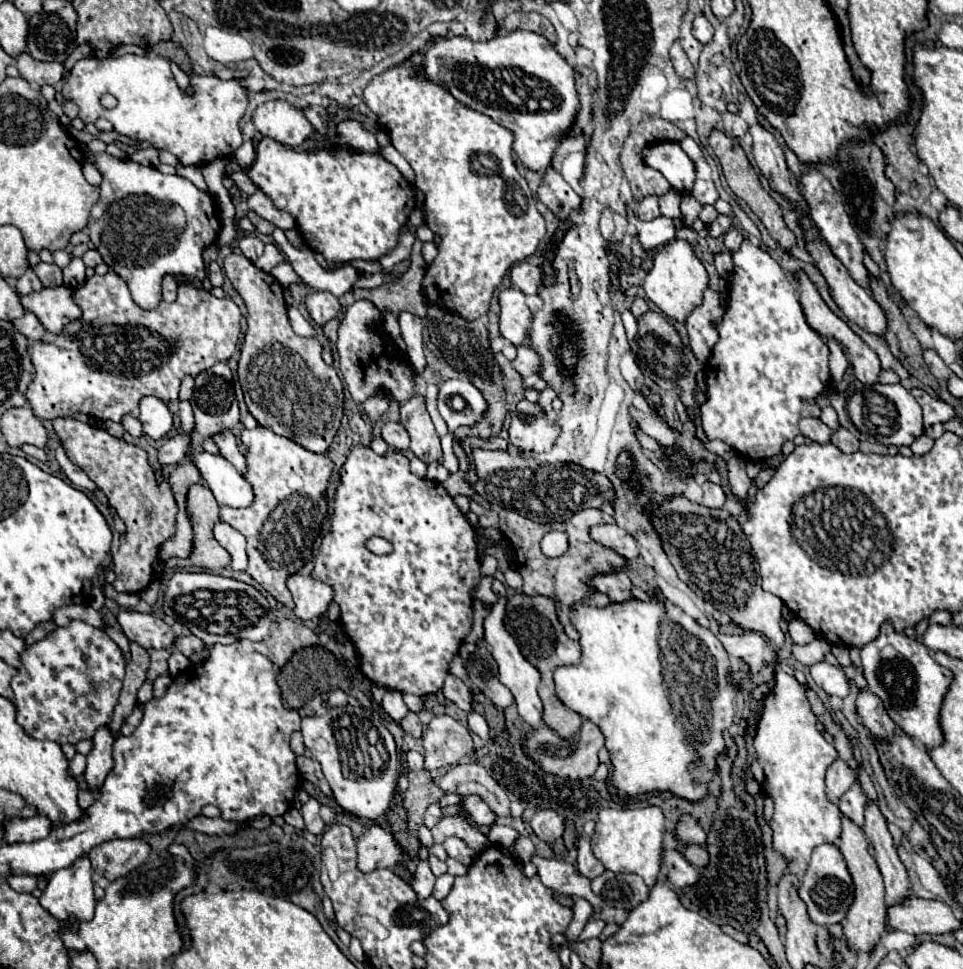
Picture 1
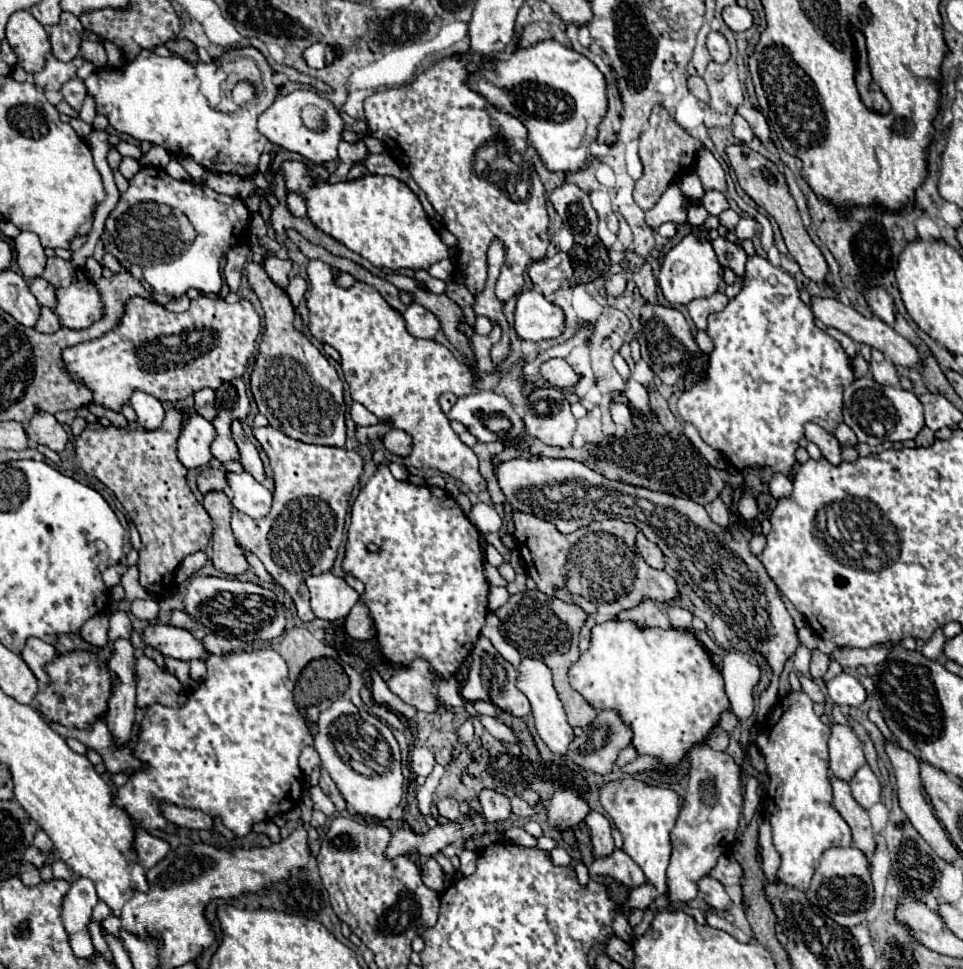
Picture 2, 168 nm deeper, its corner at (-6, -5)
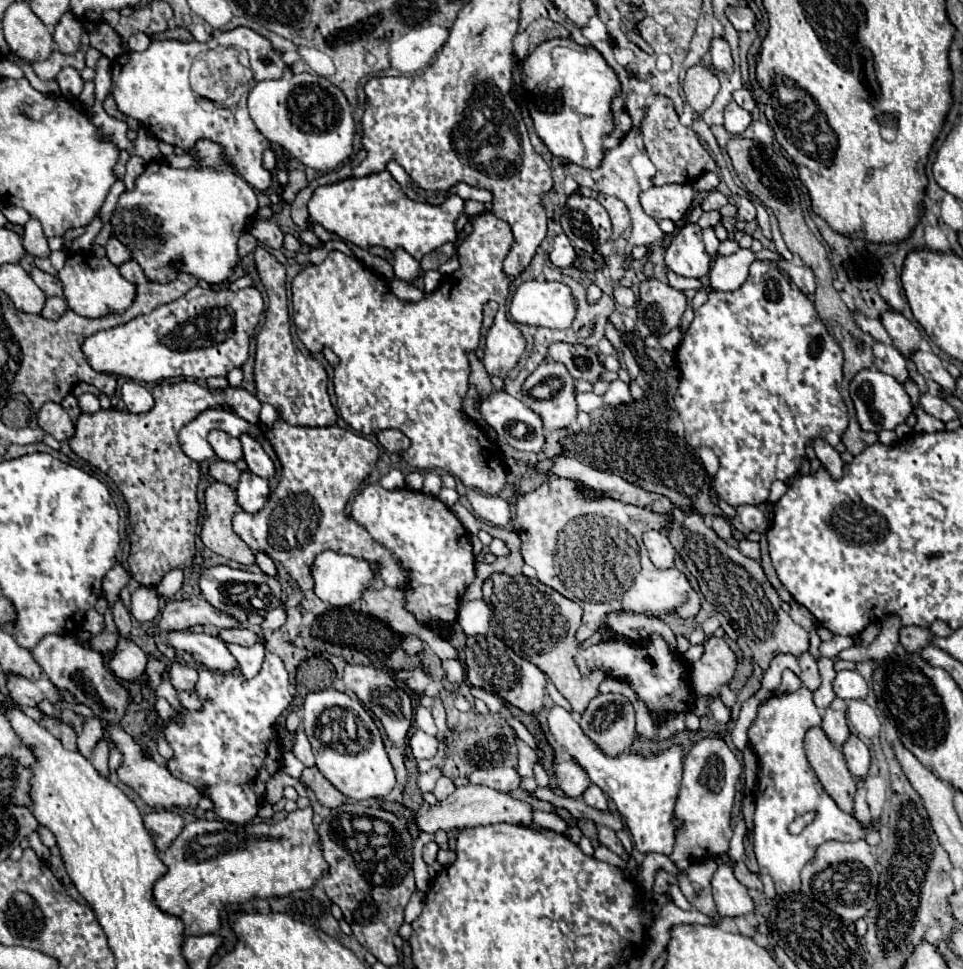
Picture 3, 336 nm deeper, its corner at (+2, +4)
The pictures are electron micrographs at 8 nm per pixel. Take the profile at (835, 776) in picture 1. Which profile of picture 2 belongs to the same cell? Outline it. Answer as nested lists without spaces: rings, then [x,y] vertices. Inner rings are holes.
[[[832,726],[832,736],[830,736],[830,770],[834,778],[840,778],[844,782],[850,782],[858,768],[866,764],[862,744],[856,738],[854,730],[850,726]]]

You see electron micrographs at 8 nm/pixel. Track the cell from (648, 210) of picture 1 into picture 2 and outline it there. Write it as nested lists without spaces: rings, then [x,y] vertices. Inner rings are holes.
[[[672,184],[666,194],[646,212],[646,224],[656,230],[664,222],[674,222],[674,224],[684,224],[686,222],[686,212],[682,210],[684,194],[678,190],[676,184]]]

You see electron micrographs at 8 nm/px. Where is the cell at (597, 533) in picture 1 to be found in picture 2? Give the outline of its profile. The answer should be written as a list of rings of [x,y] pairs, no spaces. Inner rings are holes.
[[[640,532],[636,536],[636,548],[640,552],[640,556],[646,560],[646,564],[650,564],[652,568],[664,568],[664,554],[660,552],[660,548],[656,544],[652,544],[650,540],[646,540],[646,536]]]

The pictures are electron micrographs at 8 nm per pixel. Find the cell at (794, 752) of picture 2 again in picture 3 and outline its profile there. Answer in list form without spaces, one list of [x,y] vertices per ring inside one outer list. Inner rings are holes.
[[[800,687],[794,693],[784,693],[784,695],[774,695],[770,699],[766,699],[764,703],[760,703],[758,707],[758,715],[754,719],[754,723],[748,729],[748,737],[750,737],[750,747],[754,749],[758,761],[760,761],[760,769],[762,769],[762,781],[766,789],[758,789],[756,793],[755,811],[754,811],[754,835],[752,835],[752,843],[754,843],[754,855],[758,861],[758,871],[760,875],[770,875],[776,887],[778,895],[784,893],[796,893],[800,891],[800,871],[802,867],[814,857],[818,845],[822,845],[824,841],[860,841],[864,839],[866,833],[870,833],[872,829],[880,829],[880,821],[872,819],[870,825],[862,825],[854,815],[844,813],[836,801],[824,791],[820,779],[816,777],[814,769],[810,767],[806,753],[804,753],[804,735],[806,729],[810,729],[810,725],[820,725],[820,711],[814,705],[812,699],[812,691],[808,691],[806,687]],[[814,811],[814,819],[812,823],[808,823],[804,827],[804,831],[800,835],[790,835],[788,833],[788,825],[802,813]]]

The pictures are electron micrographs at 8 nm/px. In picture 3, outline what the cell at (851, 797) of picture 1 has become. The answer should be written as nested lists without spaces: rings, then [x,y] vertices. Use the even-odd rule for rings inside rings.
[[[850,733],[846,743],[842,745],[844,757],[848,761],[848,769],[854,777],[866,777],[868,767],[870,767],[870,753],[868,747],[858,739],[858,735]]]

